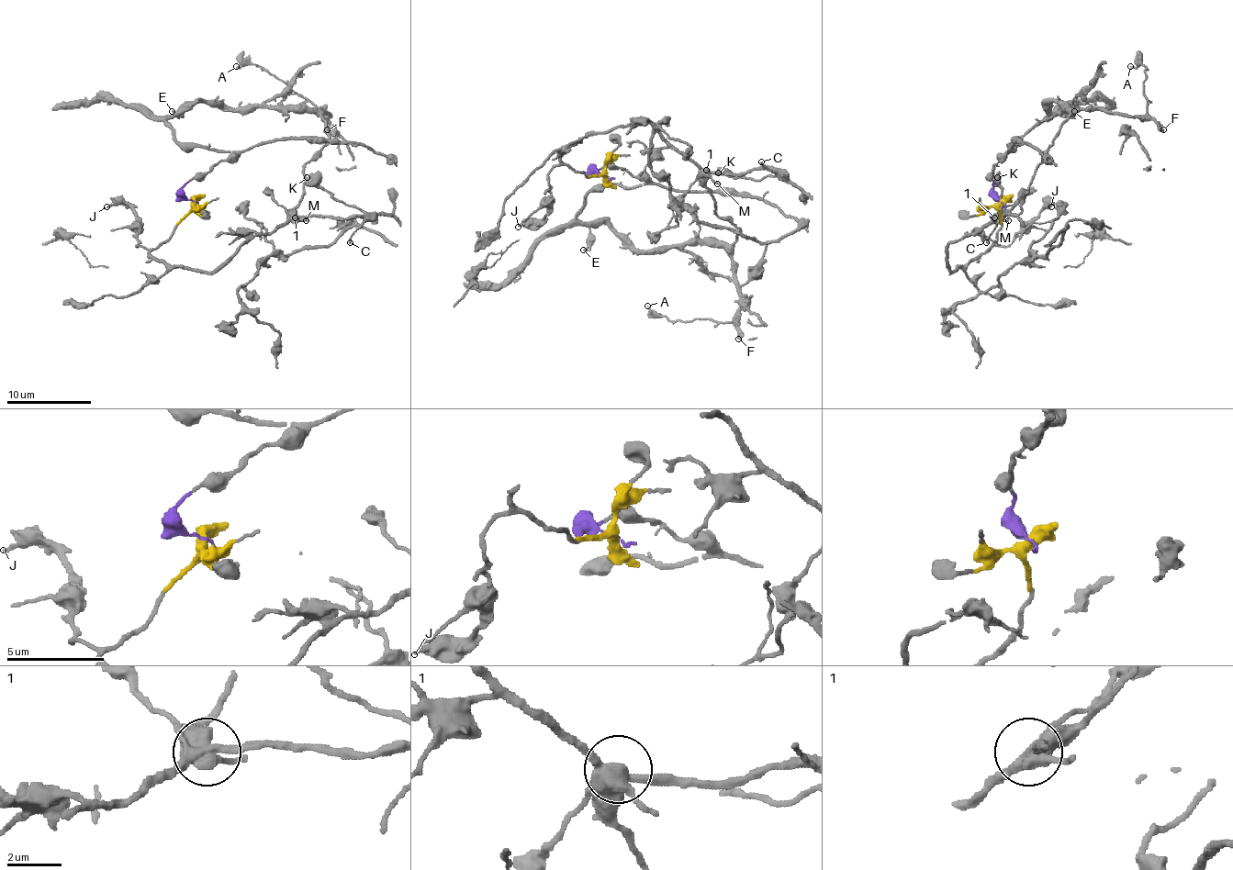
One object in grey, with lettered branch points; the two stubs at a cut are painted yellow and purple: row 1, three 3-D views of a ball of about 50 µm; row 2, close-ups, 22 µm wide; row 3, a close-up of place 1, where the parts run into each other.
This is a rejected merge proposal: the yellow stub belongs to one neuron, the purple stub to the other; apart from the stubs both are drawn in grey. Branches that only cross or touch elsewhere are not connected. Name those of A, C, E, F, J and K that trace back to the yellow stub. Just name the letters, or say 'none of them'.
C, J, K

